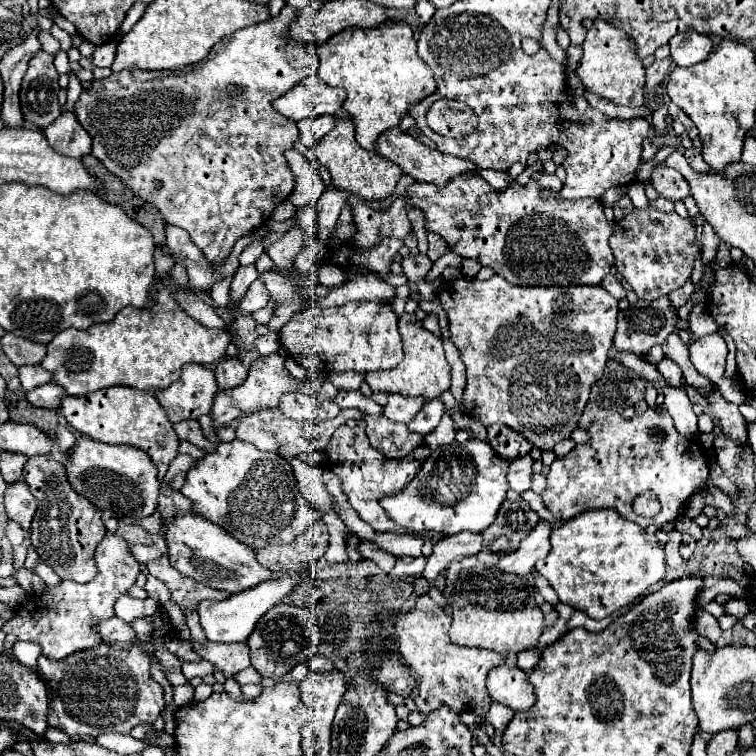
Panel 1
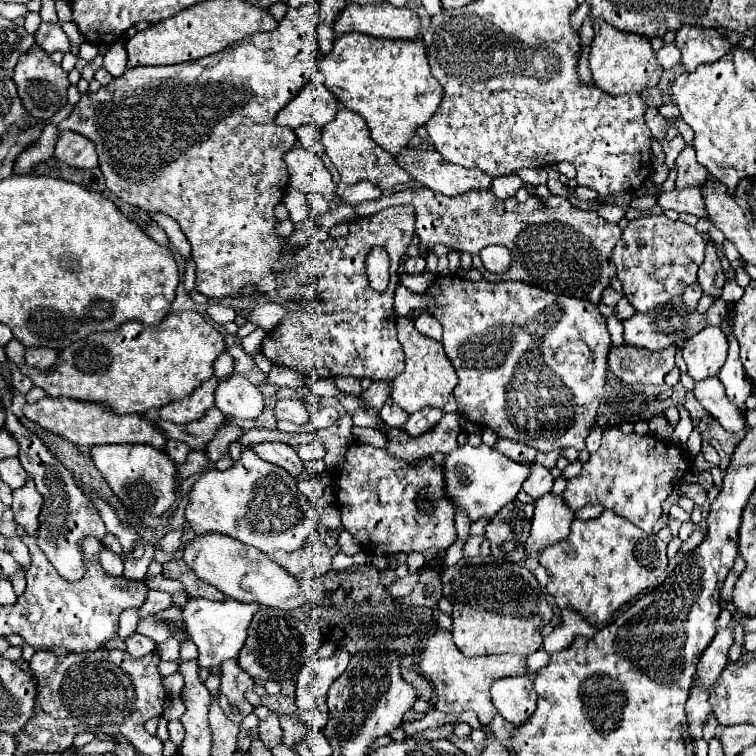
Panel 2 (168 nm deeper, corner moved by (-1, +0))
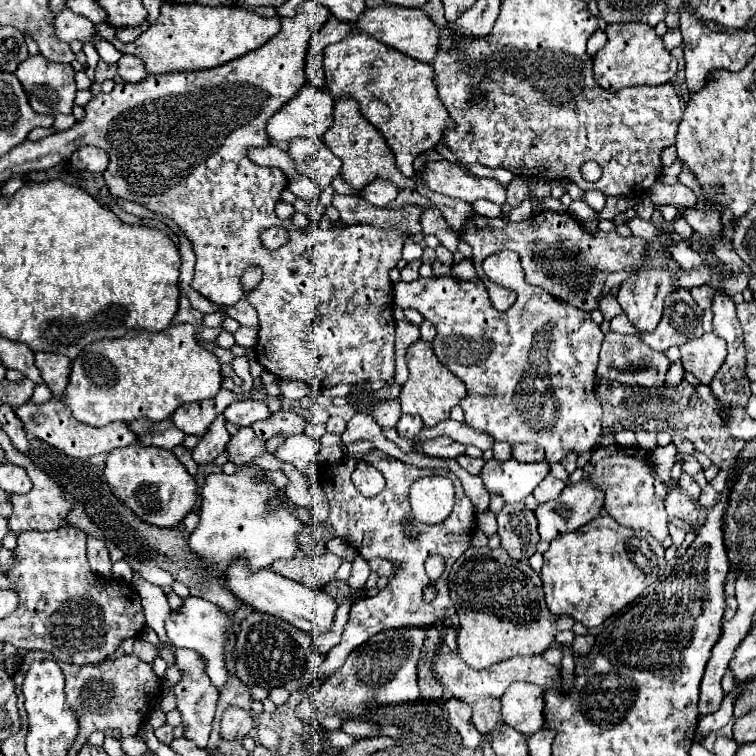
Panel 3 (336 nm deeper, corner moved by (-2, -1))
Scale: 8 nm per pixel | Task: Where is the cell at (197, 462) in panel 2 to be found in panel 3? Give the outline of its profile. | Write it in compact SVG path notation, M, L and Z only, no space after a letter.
M220 414L208 428L208 432L202 436L202 440L196 444L196 448L192 450L192 458L196 464L210 464L216 460L216 456L220 456L230 440L230 434L224 426L226 418Z

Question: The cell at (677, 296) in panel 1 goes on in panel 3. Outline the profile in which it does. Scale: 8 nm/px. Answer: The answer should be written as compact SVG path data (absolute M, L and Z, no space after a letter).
M696 286L696 288L692 288L690 290L690 294L692 294L692 298L696 300L696 304L700 306L700 308L710 308L710 302L712 302L712 296L718 292L718 288L712 288L712 286Z

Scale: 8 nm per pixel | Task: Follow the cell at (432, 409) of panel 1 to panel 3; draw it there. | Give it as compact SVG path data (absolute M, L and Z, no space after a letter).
M404 414L400 418L400 424L396 424L398 434L404 436L404 438L408 438L408 440L414 440L420 434L422 428L424 428L424 422L420 420L420 416L406 416Z

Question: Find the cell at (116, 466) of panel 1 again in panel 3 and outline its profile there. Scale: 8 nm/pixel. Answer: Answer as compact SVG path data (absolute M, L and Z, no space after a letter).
M140 442L112 450L106 458L104 478L118 500L128 504L128 508L132 508L144 522L160 528L176 526L198 500L196 480L186 472L178 458L170 450L142 446Z

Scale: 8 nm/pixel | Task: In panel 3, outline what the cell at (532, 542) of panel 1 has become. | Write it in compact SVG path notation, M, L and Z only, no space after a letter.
M582 480L562 490L560 498L540 504L534 514L538 518L540 538L550 542L566 532L574 532L594 520L602 510L600 490L592 482Z

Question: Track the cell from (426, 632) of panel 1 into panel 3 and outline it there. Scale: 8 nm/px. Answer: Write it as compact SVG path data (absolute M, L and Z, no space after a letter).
M446 652L440 654L434 664L434 674L438 676L440 684L448 688L456 698L466 702L474 712L474 726L482 736L494 730L496 722L500 720L500 696L506 692L506 688L512 682L530 682L542 688L548 688L554 684L554 680L560 676L560 670L552 664L548 664L542 656L514 656L504 662L494 664L486 670L474 670L460 658L458 652Z

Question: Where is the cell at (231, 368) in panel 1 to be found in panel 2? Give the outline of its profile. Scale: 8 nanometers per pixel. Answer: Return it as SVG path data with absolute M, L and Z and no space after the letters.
M231 375L221 381L215 391L215 405L225 415L237 419L257 419L263 413L265 401L261 391L241 375Z

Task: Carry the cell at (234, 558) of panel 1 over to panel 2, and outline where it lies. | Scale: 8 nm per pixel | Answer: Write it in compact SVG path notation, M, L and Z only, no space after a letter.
M207 533L203 537L195 537L189 545L185 545L183 553L185 563L197 573L199 579L211 583L227 597L241 603L259 603L263 607L293 611L307 603L299 581L289 575L283 567L273 563L259 549L229 539L227 535Z

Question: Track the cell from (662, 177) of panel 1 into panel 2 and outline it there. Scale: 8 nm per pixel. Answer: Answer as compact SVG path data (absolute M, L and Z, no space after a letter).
M685 187L685 189L681 189L681 191L673 189L673 191L669 191L669 193L659 195L657 203L659 203L659 207L661 207L663 211L673 209L673 211L677 211L677 213L691 213L691 215L695 215L697 219L707 217L705 203L703 203L703 195L701 195L701 187Z

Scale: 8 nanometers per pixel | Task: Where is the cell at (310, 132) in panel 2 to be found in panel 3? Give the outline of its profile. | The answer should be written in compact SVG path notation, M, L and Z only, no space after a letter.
M292 138L288 154L294 158L298 172L312 178L320 190L328 188L332 178L340 174L340 158L330 152L324 140Z

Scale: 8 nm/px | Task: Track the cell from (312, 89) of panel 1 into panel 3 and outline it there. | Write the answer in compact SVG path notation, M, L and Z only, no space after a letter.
M306 84L296 98L292 98L268 122L268 136L272 140L292 140L298 136L322 138L332 124L334 100L328 92Z

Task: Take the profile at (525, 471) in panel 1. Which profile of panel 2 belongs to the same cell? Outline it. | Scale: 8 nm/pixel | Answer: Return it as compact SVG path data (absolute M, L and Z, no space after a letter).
M533 463L531 465L531 475L529 479L523 483L523 489L533 497L533 499L539 499L541 495L549 493L553 489L553 475L549 469Z

